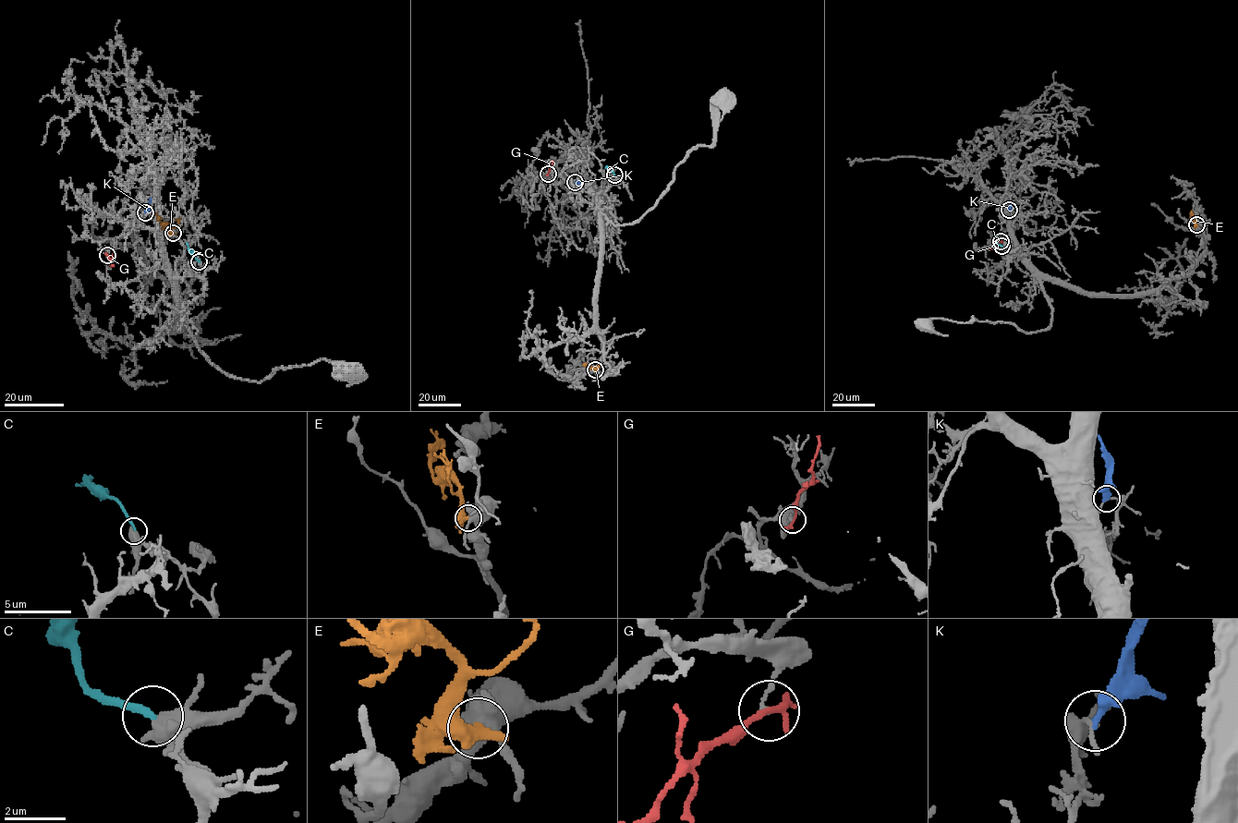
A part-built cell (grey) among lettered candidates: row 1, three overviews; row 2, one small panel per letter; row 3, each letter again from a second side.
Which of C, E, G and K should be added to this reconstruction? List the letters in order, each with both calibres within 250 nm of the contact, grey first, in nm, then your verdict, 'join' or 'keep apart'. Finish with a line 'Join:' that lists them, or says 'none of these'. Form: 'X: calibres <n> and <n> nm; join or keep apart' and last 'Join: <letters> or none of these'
C: calibres 650 and 240 nm; keep apart
E: calibres 550 and 440 nm; keep apart
G: calibres 160 and 280 nm; keep apart
K: calibres 170 and 400 nm; keep apart
Join: none of these

